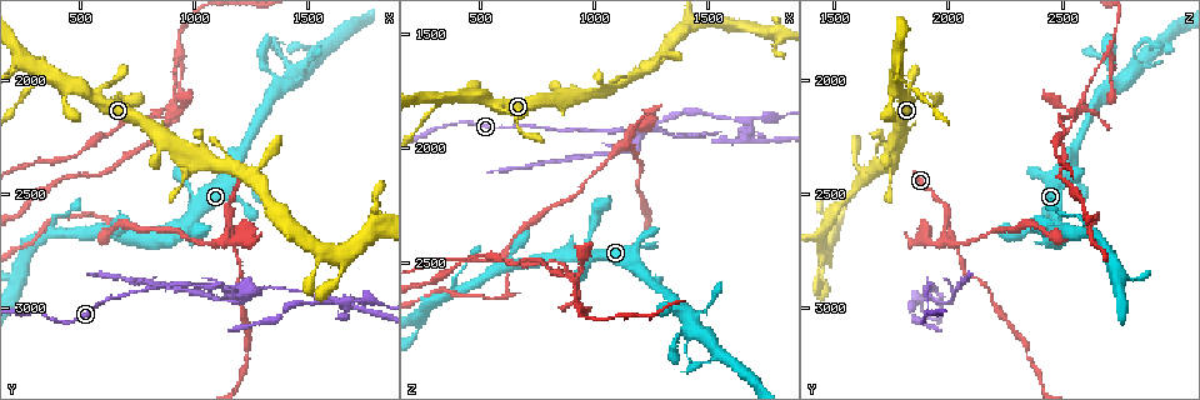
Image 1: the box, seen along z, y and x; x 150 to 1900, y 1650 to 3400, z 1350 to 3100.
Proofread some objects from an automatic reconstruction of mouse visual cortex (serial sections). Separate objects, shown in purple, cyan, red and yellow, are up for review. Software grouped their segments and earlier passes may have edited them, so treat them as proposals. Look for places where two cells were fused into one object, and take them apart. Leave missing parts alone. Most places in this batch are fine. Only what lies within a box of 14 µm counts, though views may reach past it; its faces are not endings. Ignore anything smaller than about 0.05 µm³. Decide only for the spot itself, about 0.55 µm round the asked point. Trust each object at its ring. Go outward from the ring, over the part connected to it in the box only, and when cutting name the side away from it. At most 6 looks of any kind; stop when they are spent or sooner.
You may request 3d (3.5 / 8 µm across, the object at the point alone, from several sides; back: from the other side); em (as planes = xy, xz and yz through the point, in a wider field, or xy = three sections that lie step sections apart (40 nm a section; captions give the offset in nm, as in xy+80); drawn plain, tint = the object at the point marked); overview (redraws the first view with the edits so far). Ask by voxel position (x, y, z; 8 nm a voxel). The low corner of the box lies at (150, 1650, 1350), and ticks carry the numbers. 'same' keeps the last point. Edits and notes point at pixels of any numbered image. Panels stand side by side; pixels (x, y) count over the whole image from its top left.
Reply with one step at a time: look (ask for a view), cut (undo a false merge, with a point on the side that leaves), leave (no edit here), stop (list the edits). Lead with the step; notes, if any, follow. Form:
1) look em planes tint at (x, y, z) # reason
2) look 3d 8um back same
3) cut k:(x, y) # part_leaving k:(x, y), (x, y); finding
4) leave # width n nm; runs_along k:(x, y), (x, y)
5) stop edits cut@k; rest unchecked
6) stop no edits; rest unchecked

look 3d 3.5um back at (1210, 2890, 1930) # sharp bend

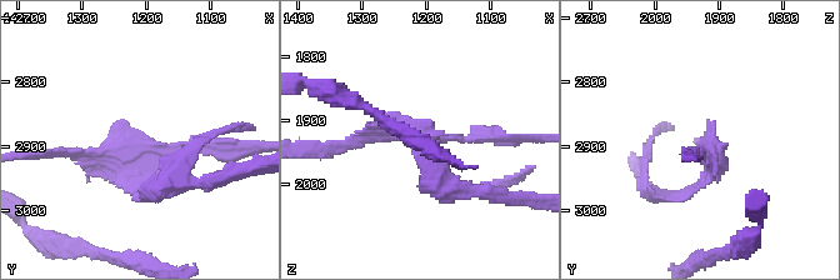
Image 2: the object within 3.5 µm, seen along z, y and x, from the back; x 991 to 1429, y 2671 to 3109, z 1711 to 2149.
look em xy step 2 tint at (1205, 2905, 1915) # arms 3; arm_widths 150, 150, 150 nm; need the tissue

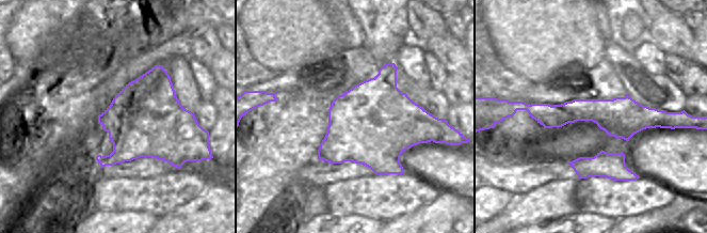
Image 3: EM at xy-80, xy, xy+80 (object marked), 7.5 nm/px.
cut 2:(400, 120) # two cells meet here

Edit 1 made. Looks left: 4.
look overview # redraw

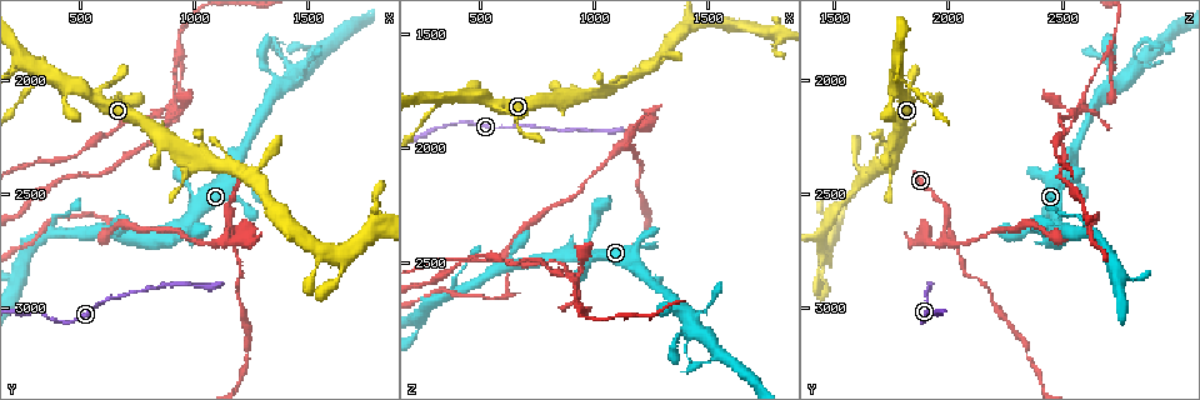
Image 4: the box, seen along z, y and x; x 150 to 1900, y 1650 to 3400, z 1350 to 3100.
look 3d 3.5um at (1800, 2610, 1500) # a fork

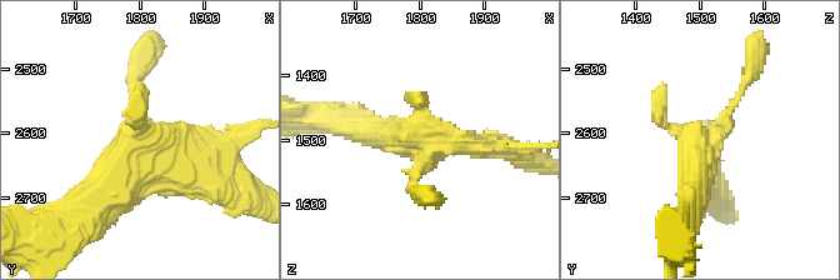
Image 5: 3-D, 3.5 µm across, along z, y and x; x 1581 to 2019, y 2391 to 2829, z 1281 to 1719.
look em planes plain at (1815, 2625, 1500)

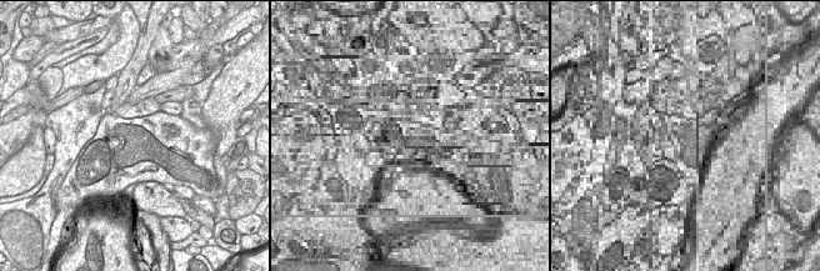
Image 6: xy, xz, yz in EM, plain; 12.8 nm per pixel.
look em planes tint same

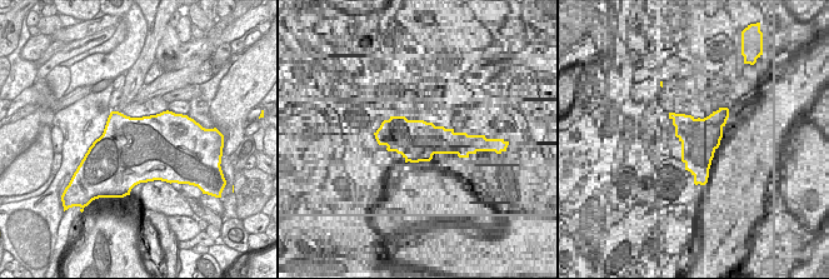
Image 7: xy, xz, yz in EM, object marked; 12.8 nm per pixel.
leave # runs_along 5:(689, 206), (698, 153), (746, 80); all the same cell

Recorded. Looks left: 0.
stop edits cut@2; rest unchecked

